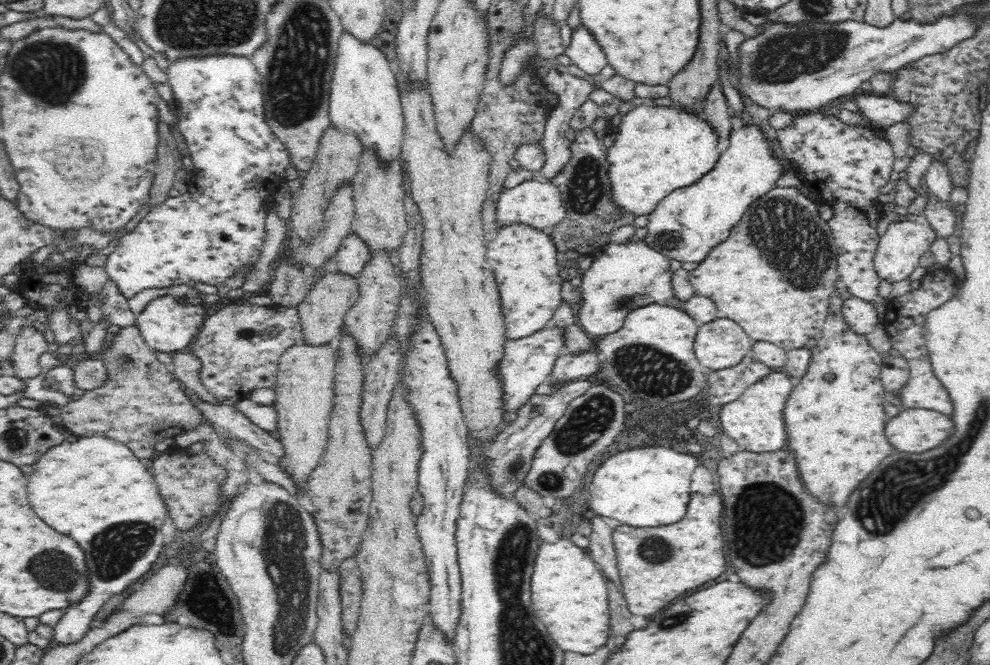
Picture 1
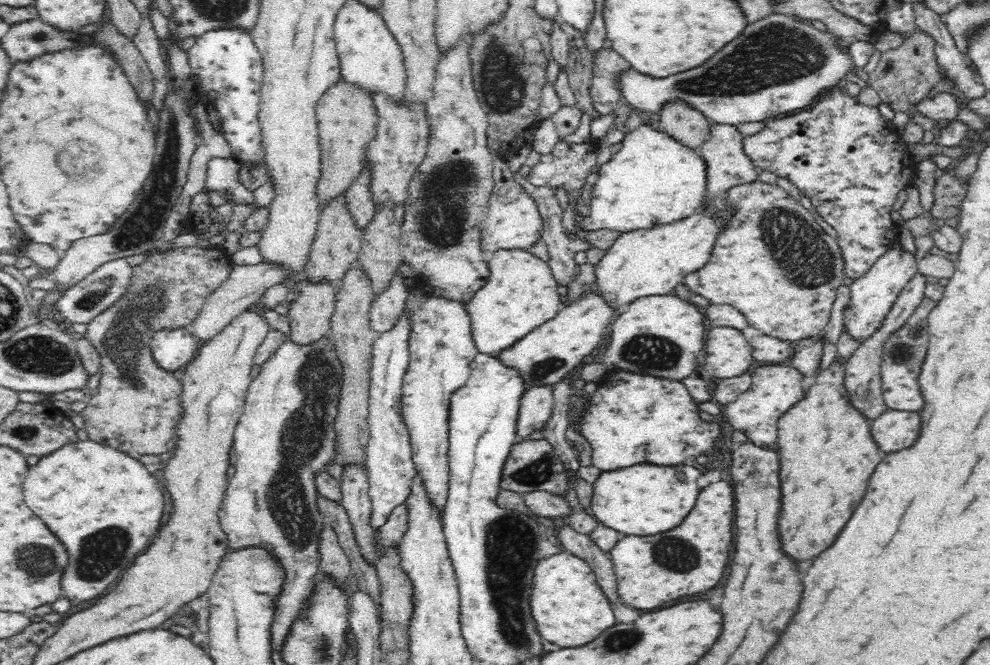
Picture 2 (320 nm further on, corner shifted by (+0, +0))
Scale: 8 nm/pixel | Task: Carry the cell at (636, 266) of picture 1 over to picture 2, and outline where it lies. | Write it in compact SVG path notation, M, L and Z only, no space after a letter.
M593 283L590 292L582 292L554 316L552 320L530 332L525 338L510 349L500 352L501 360L511 368L518 368L525 378L526 390L538 385L550 385L560 382L568 372L578 364L602 341L604 328L613 322L620 313L621 307L614 307L602 295Z

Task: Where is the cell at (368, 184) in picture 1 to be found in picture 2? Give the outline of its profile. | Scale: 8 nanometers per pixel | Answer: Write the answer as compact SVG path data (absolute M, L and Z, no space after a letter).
M374 95L373 105L377 114L377 133L367 148L366 167L369 168L369 193L377 210L384 204L403 206L409 199L410 182L427 154L429 124L423 107L406 107L402 102L387 102L384 95Z

